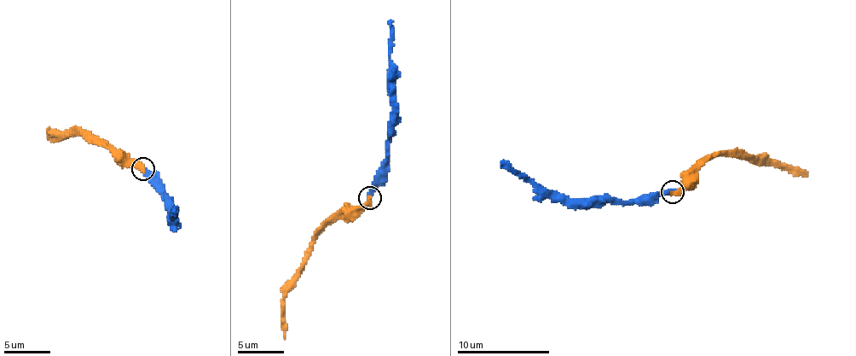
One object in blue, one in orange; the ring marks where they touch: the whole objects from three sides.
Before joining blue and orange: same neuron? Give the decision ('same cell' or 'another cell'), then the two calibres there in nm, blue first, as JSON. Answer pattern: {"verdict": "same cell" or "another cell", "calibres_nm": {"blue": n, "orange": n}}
{"verdict": "same cell", "calibres_nm": {"blue": 400, "orange": 280}}

